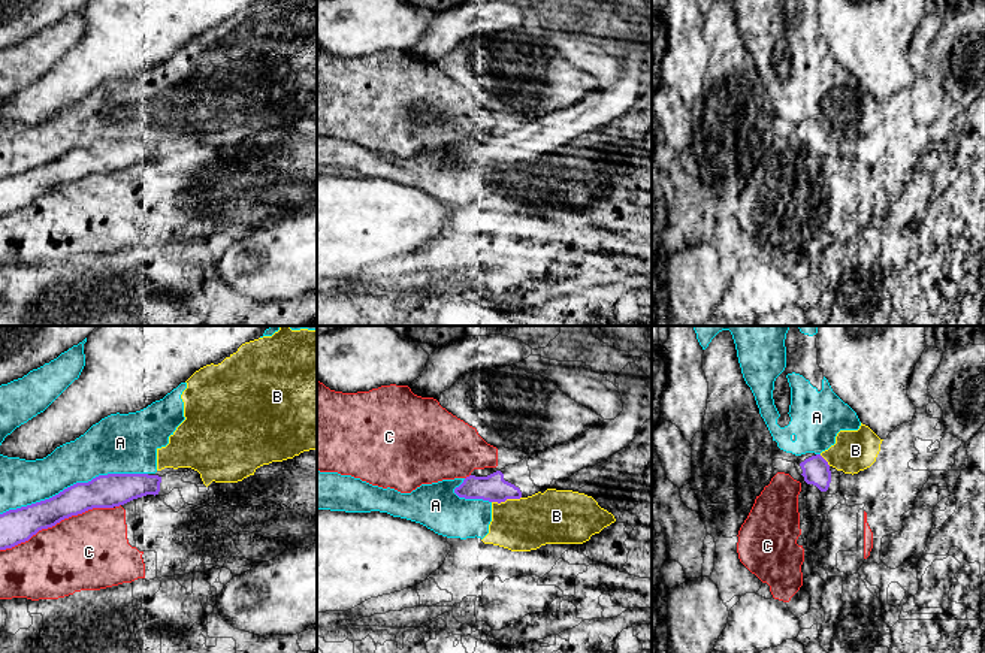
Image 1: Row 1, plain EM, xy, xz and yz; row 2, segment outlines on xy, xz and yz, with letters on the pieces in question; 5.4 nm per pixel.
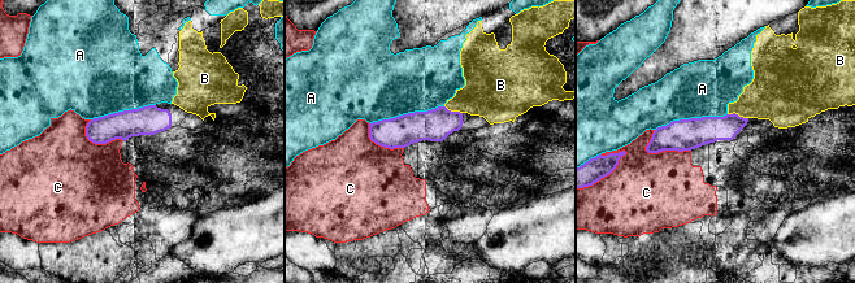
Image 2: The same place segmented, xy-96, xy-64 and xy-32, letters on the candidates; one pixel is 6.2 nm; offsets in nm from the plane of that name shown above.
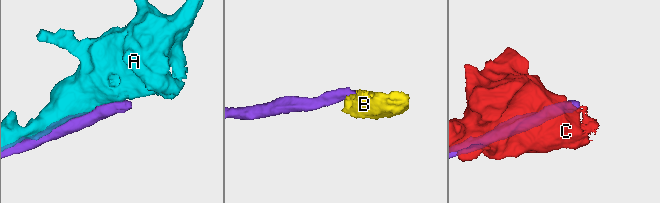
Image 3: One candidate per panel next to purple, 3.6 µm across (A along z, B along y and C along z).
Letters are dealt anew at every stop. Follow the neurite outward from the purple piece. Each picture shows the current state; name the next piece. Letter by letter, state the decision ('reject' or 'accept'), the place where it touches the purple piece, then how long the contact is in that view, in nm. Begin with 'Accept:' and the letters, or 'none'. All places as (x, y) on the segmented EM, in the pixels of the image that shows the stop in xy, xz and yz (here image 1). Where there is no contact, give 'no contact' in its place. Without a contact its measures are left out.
Accept: none
A: reject; meets purple in xy at (73, 484); contact 800 nm long
B: reject; meets purple in xz at (505, 499); contact 160 nm long
C: reject; meets purple in xy at (56, 523); contact 650 nm long

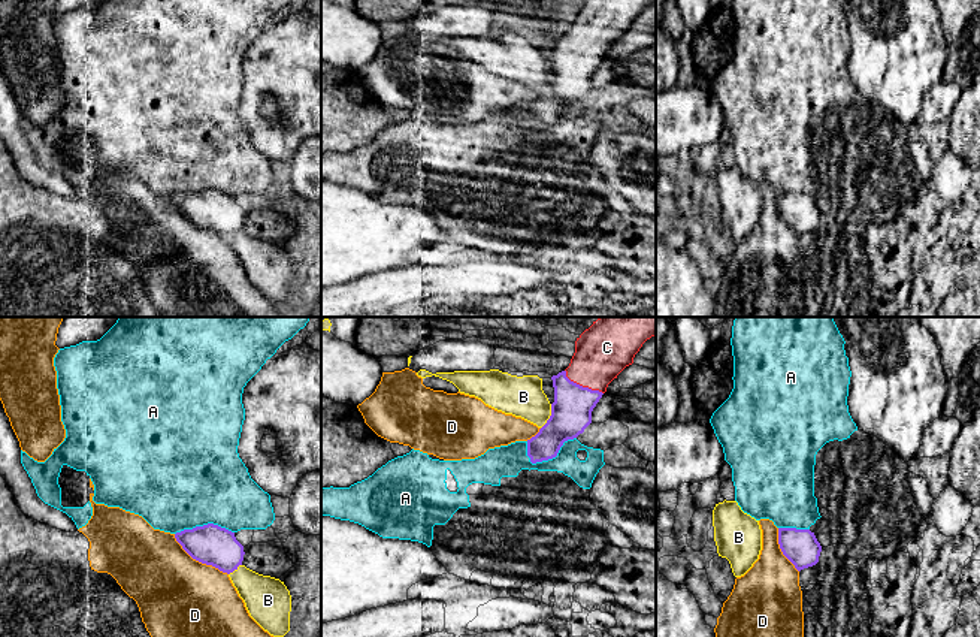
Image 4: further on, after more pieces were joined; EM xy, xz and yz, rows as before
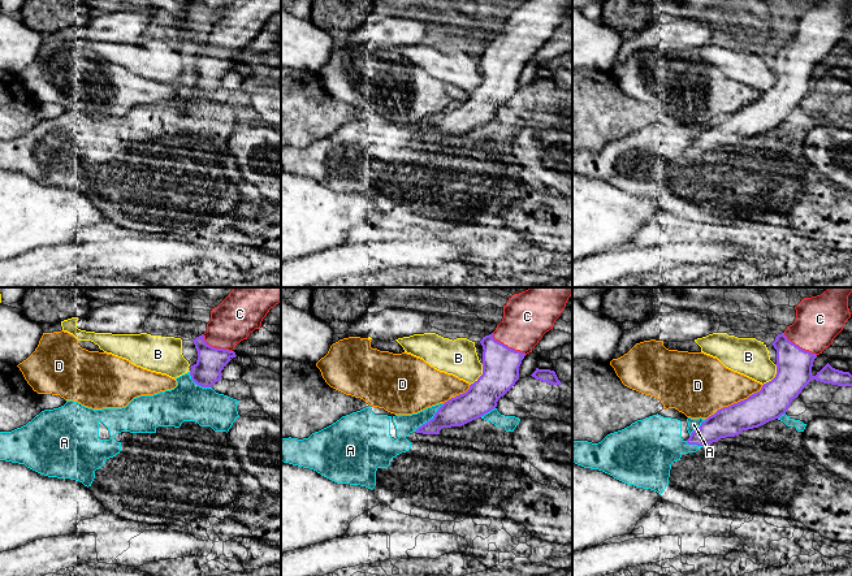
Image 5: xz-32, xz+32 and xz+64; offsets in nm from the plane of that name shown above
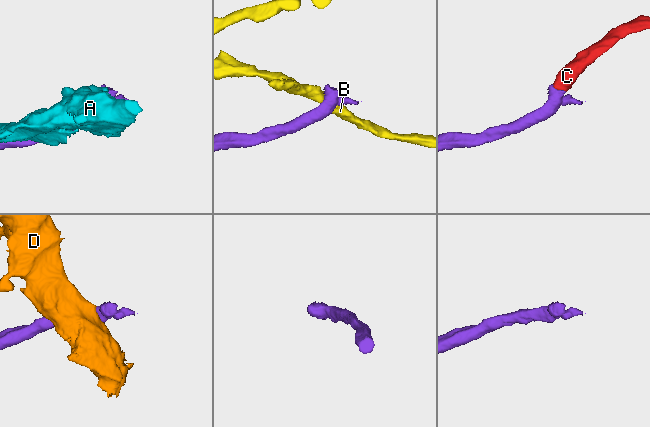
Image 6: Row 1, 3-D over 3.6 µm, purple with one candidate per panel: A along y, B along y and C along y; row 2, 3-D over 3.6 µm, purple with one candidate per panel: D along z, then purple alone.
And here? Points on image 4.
Accept: C
A: reject; meets purple in xz at (551, 458); contact 280 nm long
B: reject; meets purple in xz at (550, 416); contact 150 nm long
C: accept; meets purple in xz at (581, 386); contact 240 nm long
D: reject; meets purple in xy at (199, 561); contact 360 nm long

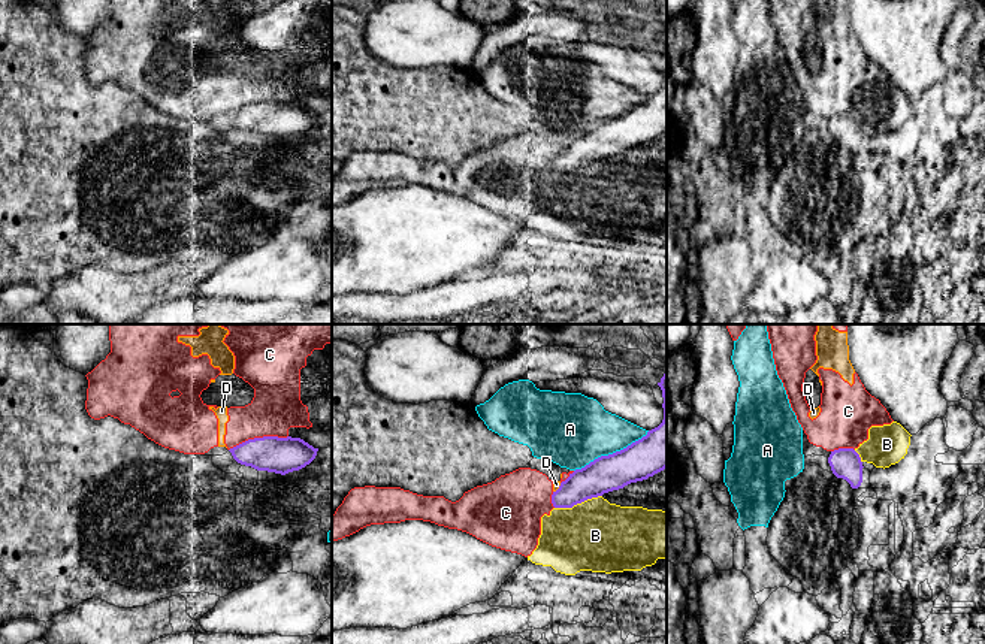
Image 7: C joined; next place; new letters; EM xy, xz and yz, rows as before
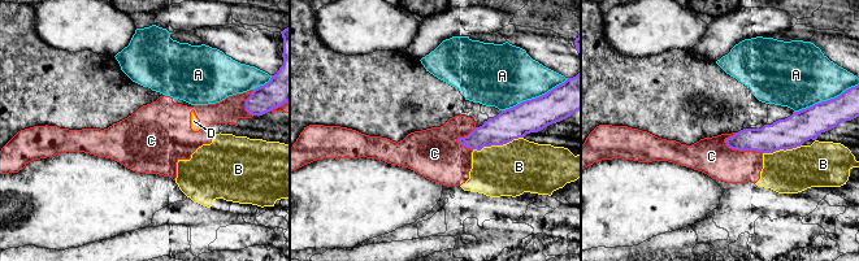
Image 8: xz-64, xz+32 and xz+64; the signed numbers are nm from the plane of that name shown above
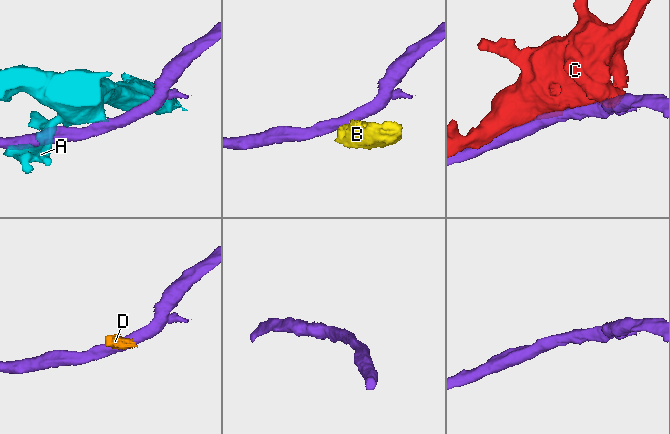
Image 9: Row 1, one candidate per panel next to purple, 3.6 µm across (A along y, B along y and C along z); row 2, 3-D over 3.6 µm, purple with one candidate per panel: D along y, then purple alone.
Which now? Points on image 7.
Accept: none
A: reject; meets purple in xz at (613, 453); contact 460 nm long
B: reject; meets purple in xz at (577, 502); contact 260 nm long
C: reject; meets purple in xy at (257, 438); contact 340 nm long
D: reject; meets purple in xz at (559, 487); contact 70 nm long

